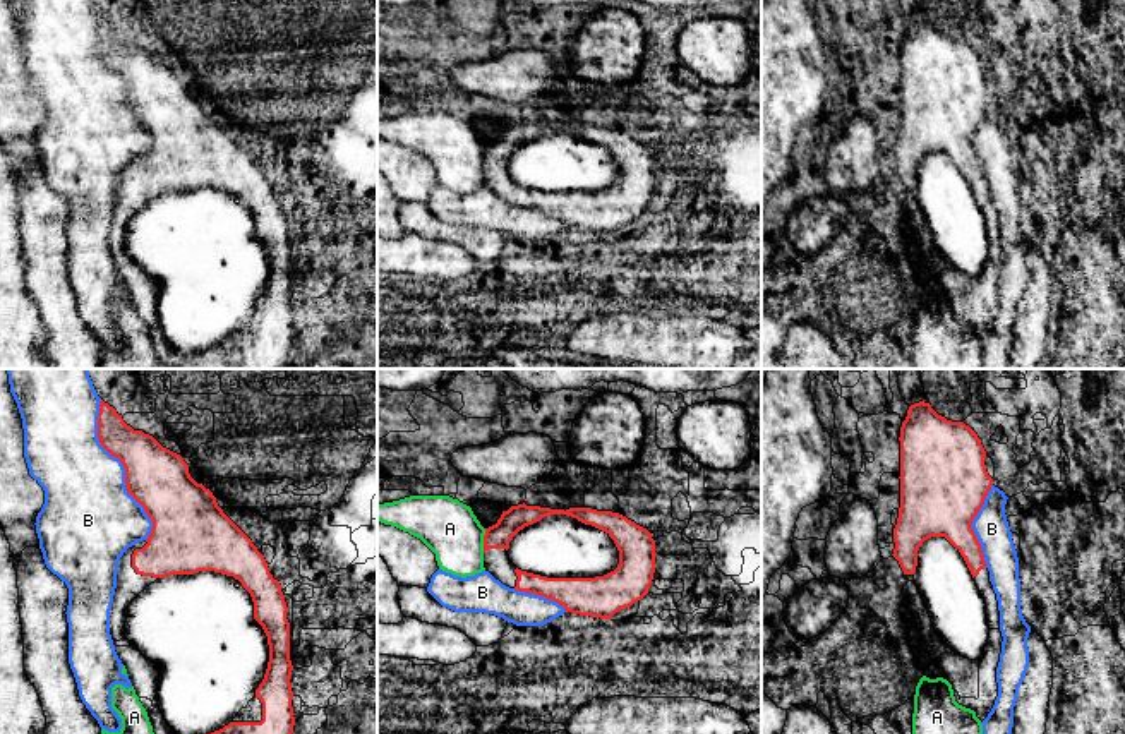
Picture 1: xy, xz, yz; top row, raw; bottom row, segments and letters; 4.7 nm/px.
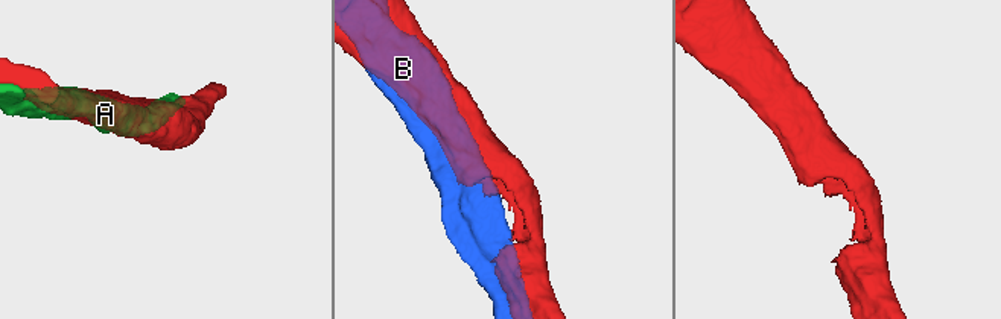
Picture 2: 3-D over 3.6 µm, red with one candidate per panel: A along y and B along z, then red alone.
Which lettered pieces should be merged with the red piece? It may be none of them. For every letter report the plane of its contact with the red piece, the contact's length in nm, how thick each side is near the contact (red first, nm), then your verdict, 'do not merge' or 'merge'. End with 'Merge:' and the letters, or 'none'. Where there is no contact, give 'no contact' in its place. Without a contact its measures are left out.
A: meets red in xz; contact 110 nm long; 120 nm thick on the red side, 260 nm on the other; do not merge
B: meets red in xy; contact 700 nm long; 300 nm thick on the red side, 400 nm on the other; do not merge
Merge: none

